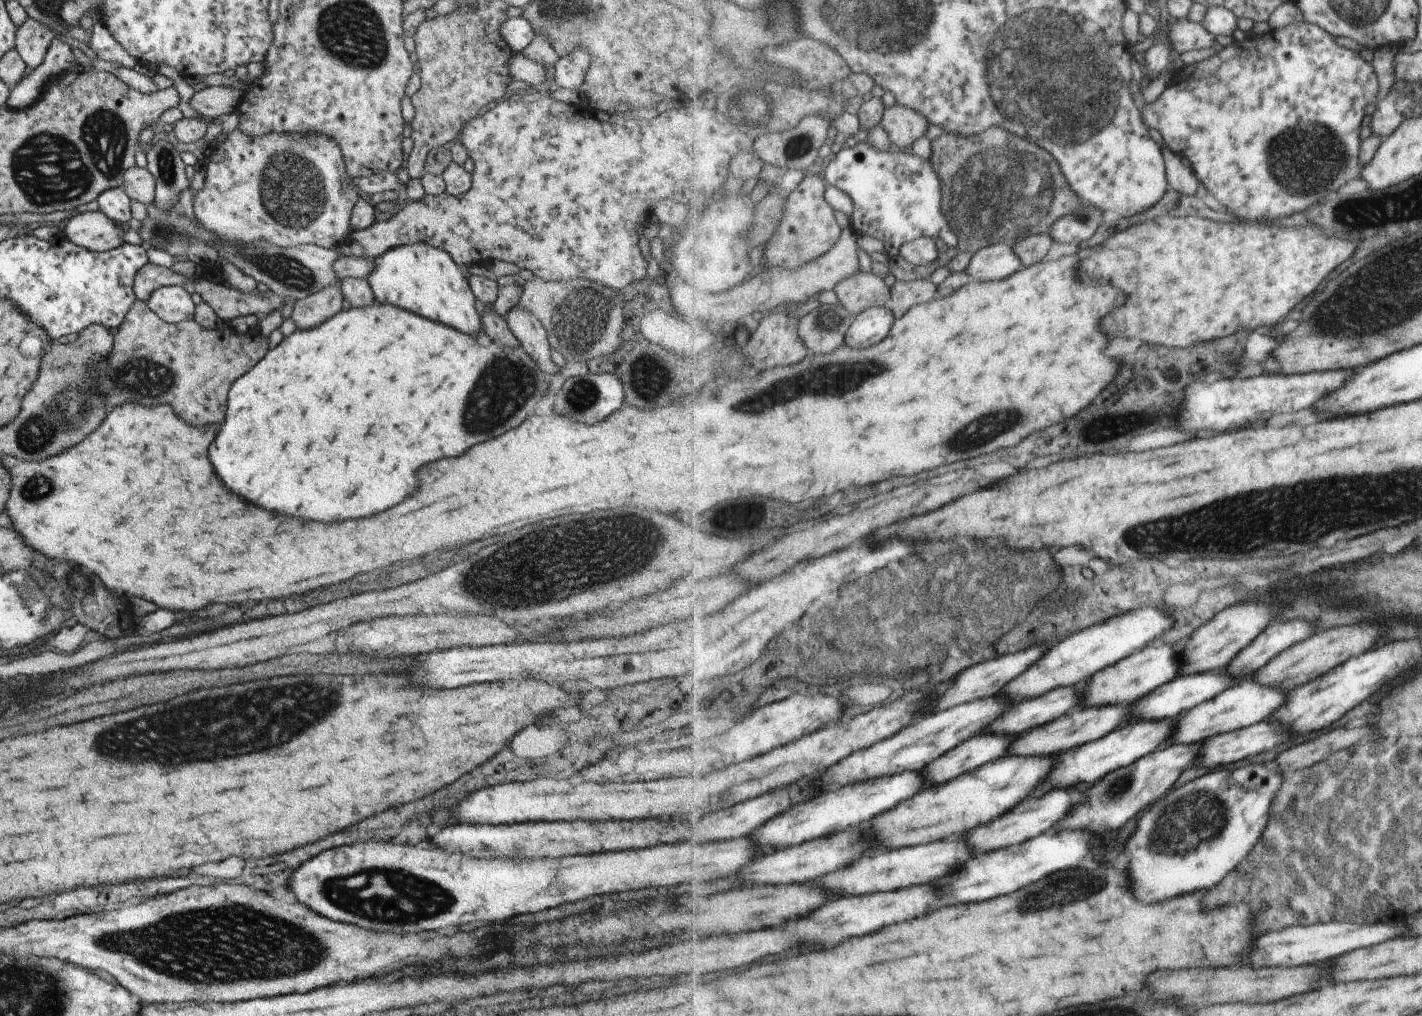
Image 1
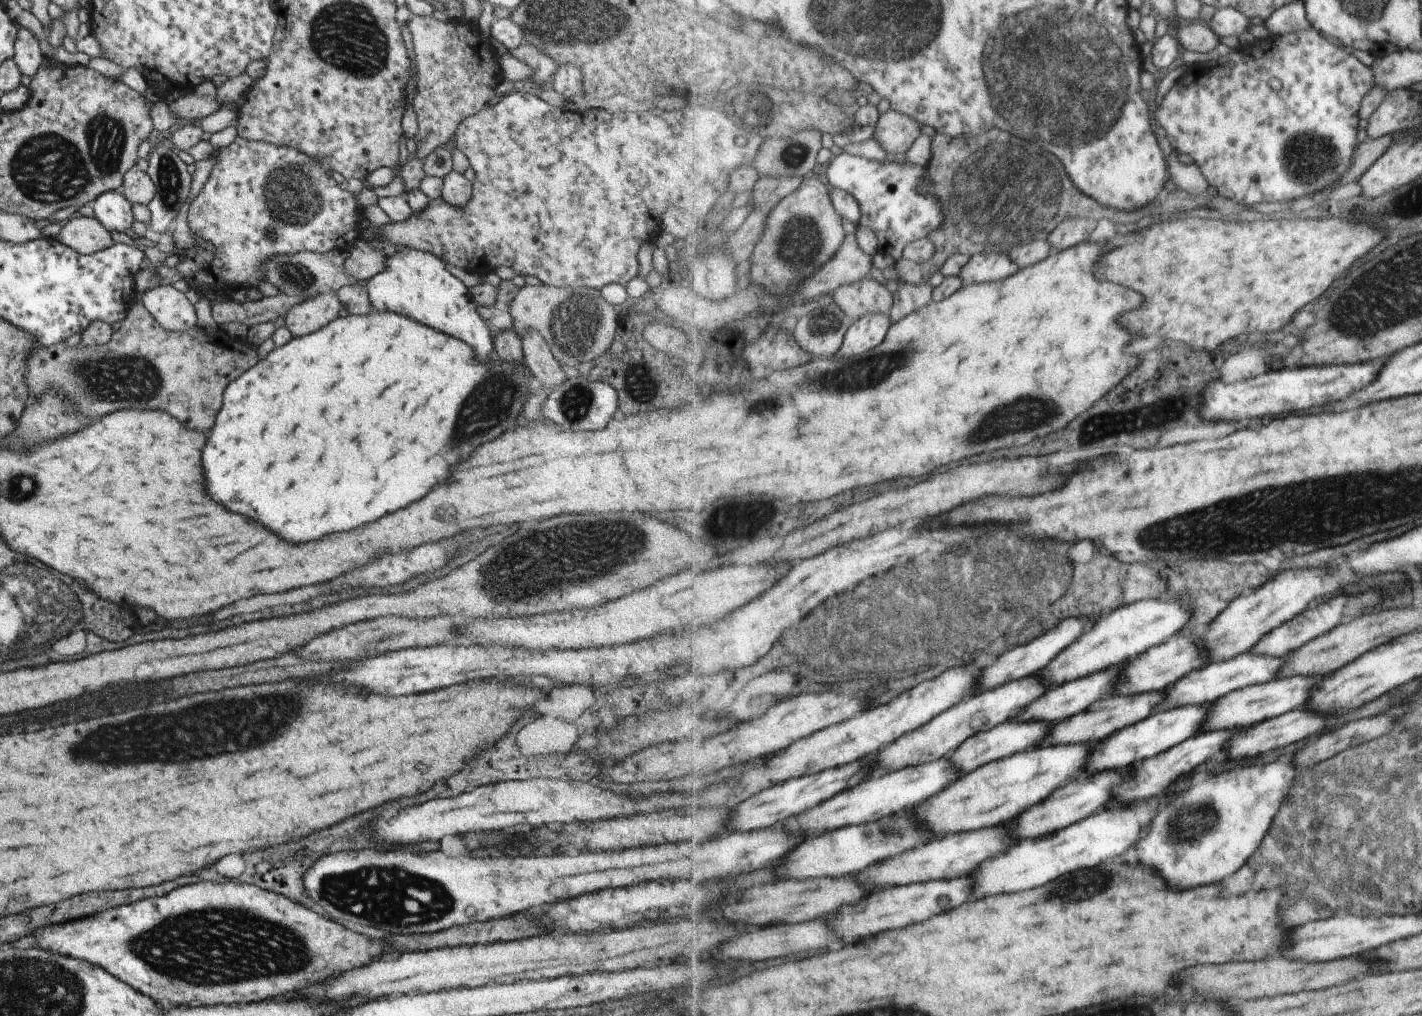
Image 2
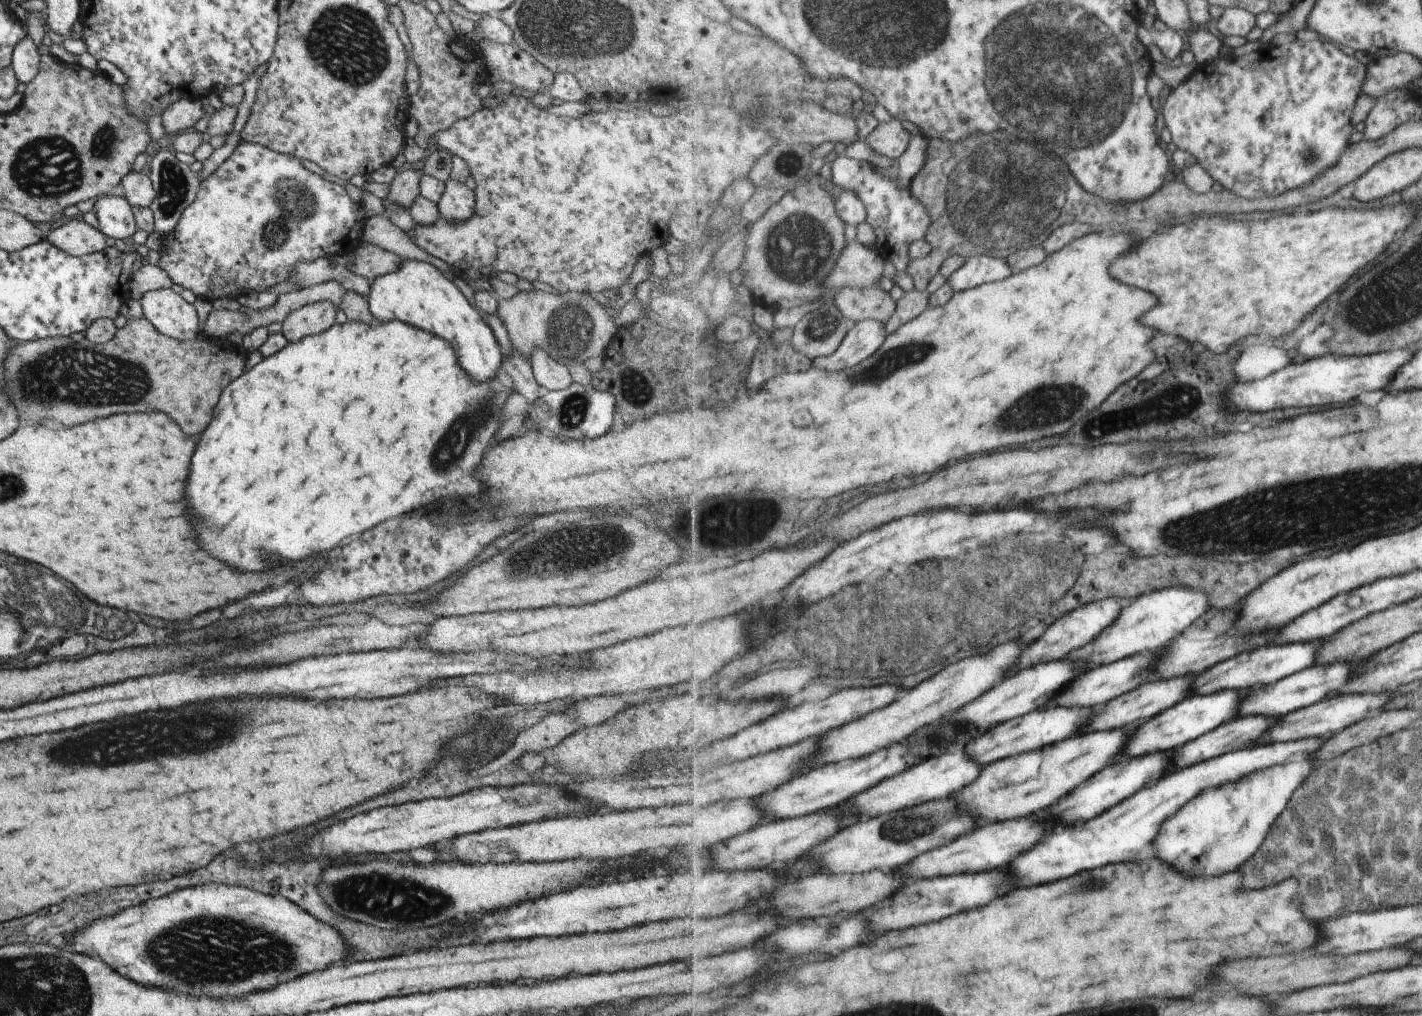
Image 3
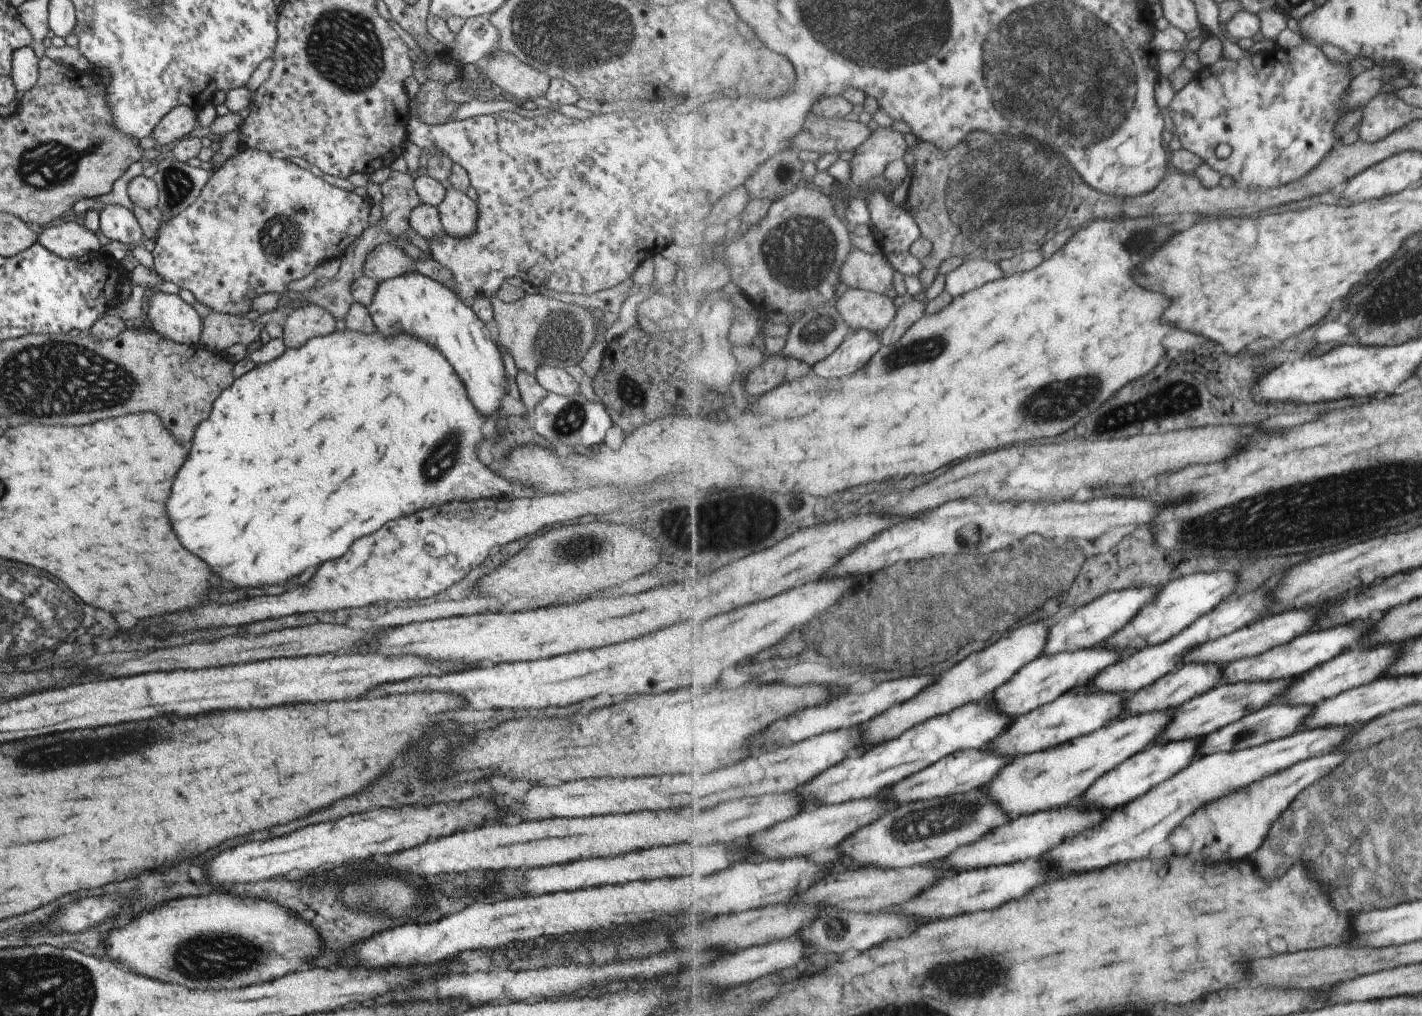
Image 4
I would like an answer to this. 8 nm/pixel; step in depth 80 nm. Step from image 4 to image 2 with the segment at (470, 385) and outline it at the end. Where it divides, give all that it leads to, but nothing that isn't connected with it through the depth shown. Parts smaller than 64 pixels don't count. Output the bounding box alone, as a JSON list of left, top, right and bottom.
[365,248,492,363]

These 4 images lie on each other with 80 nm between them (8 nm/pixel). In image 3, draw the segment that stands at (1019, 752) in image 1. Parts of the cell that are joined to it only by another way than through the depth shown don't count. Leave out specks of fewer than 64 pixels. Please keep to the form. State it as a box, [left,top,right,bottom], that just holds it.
[1085,675,1196,732]

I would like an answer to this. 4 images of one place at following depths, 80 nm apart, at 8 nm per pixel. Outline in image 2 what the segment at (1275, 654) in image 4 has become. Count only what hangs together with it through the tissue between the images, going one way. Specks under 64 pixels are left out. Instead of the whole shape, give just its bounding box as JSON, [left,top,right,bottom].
[1157,654,1283,711]

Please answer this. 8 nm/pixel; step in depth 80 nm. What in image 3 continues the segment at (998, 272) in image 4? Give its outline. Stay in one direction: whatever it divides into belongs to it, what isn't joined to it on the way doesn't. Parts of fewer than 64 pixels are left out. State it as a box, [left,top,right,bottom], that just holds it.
[947,254,1014,292]

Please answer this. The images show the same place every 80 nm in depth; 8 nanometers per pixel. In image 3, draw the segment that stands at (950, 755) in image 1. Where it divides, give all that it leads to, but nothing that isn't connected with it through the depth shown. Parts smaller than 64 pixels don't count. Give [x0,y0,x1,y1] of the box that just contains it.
[965,708,1096,764]

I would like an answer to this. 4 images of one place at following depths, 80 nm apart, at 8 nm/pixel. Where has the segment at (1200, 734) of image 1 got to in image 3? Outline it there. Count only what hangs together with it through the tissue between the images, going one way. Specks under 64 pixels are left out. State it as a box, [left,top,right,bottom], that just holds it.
[1239,664,1353,717]

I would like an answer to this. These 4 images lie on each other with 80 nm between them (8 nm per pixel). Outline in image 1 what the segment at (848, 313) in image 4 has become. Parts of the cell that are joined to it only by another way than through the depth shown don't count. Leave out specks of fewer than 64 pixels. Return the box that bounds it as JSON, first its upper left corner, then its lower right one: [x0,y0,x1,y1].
[835,271,892,316]

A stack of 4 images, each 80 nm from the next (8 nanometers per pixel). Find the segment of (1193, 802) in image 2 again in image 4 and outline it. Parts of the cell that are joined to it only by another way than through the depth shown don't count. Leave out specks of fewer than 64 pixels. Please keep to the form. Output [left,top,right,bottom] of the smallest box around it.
[1169,751,1347,862]

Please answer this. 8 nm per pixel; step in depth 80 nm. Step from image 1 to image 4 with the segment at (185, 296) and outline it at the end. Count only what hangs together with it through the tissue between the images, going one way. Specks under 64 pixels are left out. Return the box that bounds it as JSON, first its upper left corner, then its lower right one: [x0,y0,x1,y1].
[146,292,202,345]

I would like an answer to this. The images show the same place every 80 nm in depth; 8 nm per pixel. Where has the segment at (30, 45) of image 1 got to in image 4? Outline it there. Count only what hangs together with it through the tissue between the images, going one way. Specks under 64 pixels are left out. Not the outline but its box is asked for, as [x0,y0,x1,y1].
[10,46,38,91]

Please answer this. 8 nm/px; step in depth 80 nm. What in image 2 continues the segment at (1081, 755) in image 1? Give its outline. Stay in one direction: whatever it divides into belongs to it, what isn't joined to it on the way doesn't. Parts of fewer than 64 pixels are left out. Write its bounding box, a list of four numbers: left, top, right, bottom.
[1085,704,1211,774]

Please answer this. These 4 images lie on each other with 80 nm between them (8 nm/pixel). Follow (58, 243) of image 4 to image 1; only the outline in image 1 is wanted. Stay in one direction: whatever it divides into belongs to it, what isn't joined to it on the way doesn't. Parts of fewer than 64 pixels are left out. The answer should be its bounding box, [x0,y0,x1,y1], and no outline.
[63,210,143,251]

